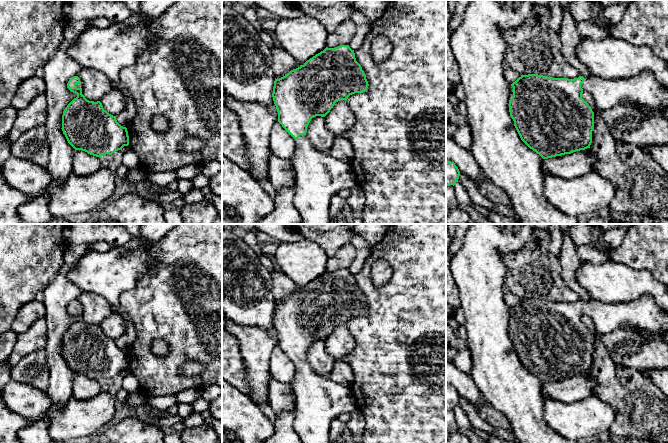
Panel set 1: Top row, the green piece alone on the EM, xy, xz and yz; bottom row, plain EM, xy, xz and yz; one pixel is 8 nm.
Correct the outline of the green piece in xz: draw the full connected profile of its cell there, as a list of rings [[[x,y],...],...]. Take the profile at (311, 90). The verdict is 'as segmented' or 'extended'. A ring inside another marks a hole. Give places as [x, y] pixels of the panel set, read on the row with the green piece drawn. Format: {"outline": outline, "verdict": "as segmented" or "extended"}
{"outline": [[[349,45],[326,47],[285,76],[275,78],[272,97],[278,112],[278,122],[296,140],[291,159],[295,173],[293,204],[301,214],[302,224],[329,224],[332,197],[343,189],[351,190],[357,186],[350,164],[319,152],[306,139],[307,127],[312,118],[325,117],[336,102],[347,101],[350,95],[363,93],[368,86],[366,75]]], "verdict": "extended"}

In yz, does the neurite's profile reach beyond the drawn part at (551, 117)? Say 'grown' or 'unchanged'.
grown

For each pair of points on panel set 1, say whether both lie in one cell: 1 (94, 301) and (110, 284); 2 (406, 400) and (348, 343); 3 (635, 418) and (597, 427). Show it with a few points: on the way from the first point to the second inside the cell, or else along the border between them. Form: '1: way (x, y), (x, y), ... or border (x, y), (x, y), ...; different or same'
1: border (82, 291), (99, 294), (112, 307); different
2: border (347, 325), (354, 340), (354, 347), (342, 358); different
3: border (603, 401), (614, 411), (614, 422), (608, 431); different

